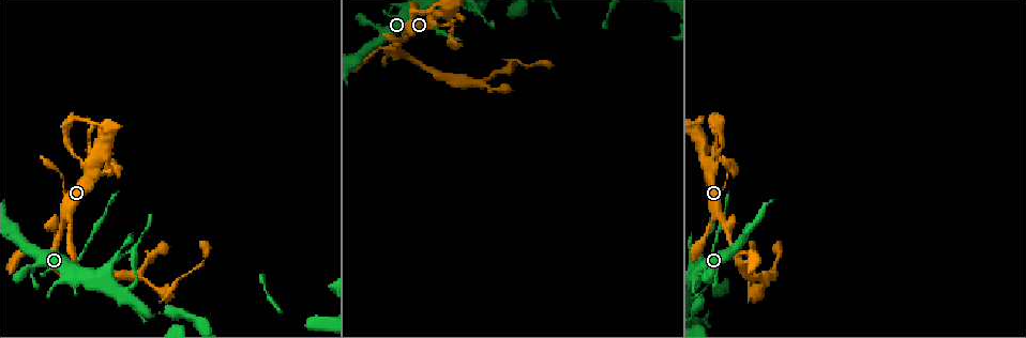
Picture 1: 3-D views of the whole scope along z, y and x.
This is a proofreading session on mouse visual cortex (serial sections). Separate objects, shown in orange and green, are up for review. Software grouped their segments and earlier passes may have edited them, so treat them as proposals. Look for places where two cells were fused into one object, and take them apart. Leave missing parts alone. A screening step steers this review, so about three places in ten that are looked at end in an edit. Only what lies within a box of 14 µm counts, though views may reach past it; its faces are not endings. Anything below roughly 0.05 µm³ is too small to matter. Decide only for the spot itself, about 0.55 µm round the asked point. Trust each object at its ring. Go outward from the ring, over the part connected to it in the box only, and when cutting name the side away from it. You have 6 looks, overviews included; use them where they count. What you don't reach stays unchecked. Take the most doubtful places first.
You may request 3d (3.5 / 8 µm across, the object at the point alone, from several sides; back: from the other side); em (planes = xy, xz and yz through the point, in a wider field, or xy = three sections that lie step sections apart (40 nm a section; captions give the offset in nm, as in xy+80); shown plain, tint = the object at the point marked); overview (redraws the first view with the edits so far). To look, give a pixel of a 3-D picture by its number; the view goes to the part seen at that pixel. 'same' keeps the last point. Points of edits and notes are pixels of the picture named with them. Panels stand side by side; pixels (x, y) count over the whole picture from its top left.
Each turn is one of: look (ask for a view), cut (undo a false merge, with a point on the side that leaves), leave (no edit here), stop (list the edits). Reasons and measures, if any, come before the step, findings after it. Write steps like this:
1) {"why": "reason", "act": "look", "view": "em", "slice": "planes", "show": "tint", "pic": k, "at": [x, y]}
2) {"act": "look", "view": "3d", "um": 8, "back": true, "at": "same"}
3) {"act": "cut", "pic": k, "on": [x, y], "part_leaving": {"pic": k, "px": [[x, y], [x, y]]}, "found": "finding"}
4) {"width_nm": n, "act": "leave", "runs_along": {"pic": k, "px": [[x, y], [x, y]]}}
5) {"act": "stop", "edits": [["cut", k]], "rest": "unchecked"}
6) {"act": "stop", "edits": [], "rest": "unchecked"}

{"why": "sharp bend", "act": "look", "view": "3d", "um": 3.5, "pic": 1, "at": [174, 283]}

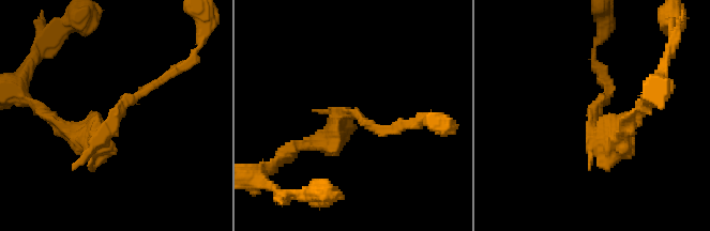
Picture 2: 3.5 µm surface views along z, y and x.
{"arm_widths_nm": [100, 250], "act": "look", "view": "em", "slice": "xy", "step": 3, "show": "tint", "pic": 2, "at": [113, 115]}

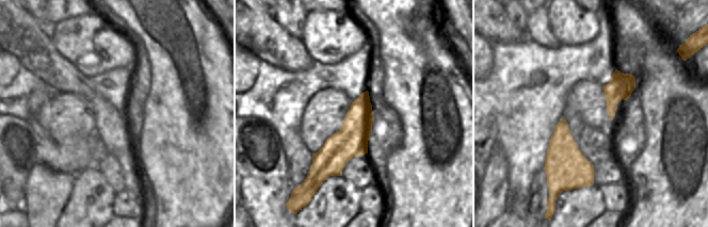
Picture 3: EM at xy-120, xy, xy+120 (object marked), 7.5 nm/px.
{"act": "leave", "runs_along": {"pic": 2, "px": [[69, 129], [99, 140], [131, 97], [167, 77]]}, "found": "one cell here"}

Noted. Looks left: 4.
{"why": "calibre changes", "act": "look", "view": "3d", "um": 3.5, "pic": 1, "at": [80, 258]}

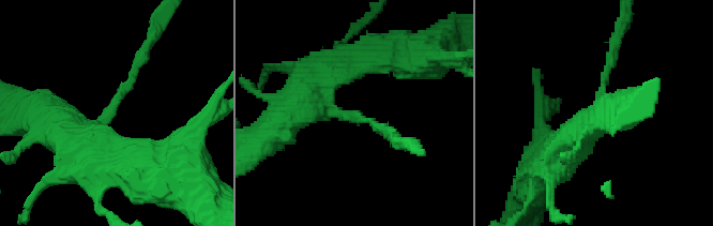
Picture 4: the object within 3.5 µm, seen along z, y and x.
{"why": "need the tissue", "act": "look", "view": "em", "slice": "planes", "show": "tint", "pic": 4, "at": [108, 114]}

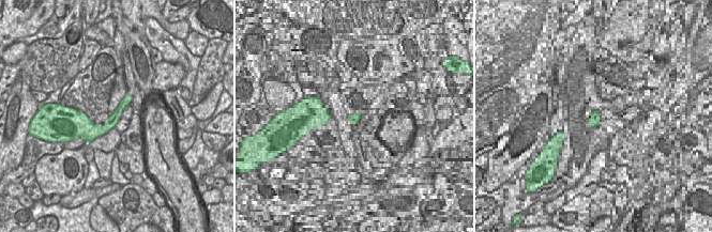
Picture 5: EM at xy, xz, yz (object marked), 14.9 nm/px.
{"act": "cut", "pic": 4, "on": [127, 87], "part_leaving": {"pic": 4, "px": [[104, 117], [130, 84], [156, 28]]}, "found": "two cells meet here"}

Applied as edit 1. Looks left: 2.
{"why": "thick turns thin", "act": "look", "view": "3d", "um": 3.5, "pic": 1, "at": [747, 253]}

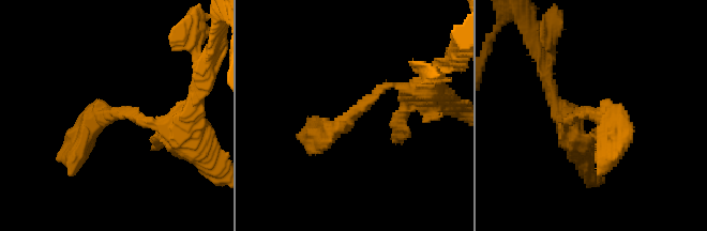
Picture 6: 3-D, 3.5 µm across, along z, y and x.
{"arm_widths_nm": [200, 300], "act": "look", "view": "em", "slice": "xy", "step": 3, "show": "tint", "pic": 6, "at": [117, 114]}

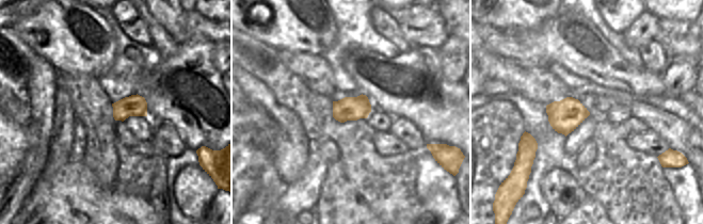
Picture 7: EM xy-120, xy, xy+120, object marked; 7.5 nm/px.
{"act": "leave", "found": "one cell here"}

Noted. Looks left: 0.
{"act": "stop", "edits": [["cut", 4]], "rest": "unchecked"}

